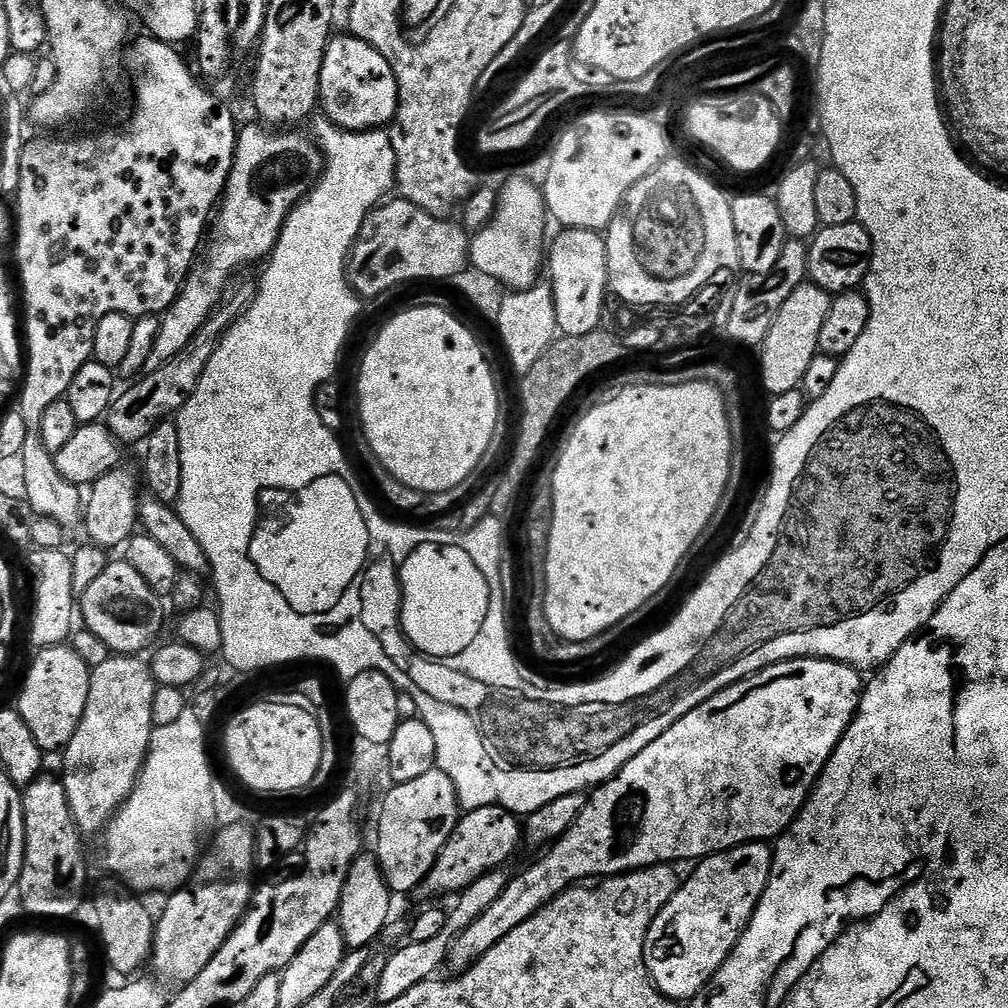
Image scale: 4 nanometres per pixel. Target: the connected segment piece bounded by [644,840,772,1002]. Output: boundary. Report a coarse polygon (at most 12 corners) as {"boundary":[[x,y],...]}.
{"boundary":[[772,848],[705,856],[652,917],[644,961],[699,995],[768,885]]}

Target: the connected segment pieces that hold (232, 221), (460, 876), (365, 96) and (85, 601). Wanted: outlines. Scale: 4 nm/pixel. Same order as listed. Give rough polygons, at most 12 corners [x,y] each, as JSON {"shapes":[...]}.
{"shapes":[[[239,129],[202,263],[160,316],[144,372],[271,257],[320,179],[300,130]],[[496,804],[457,820],[423,887],[459,894],[515,854],[522,824]],[[329,39],[323,119],[348,132],[396,119],[393,68],[365,40]],[[126,562],[79,597],[83,627],[116,654],[160,632],[161,597]]]}

